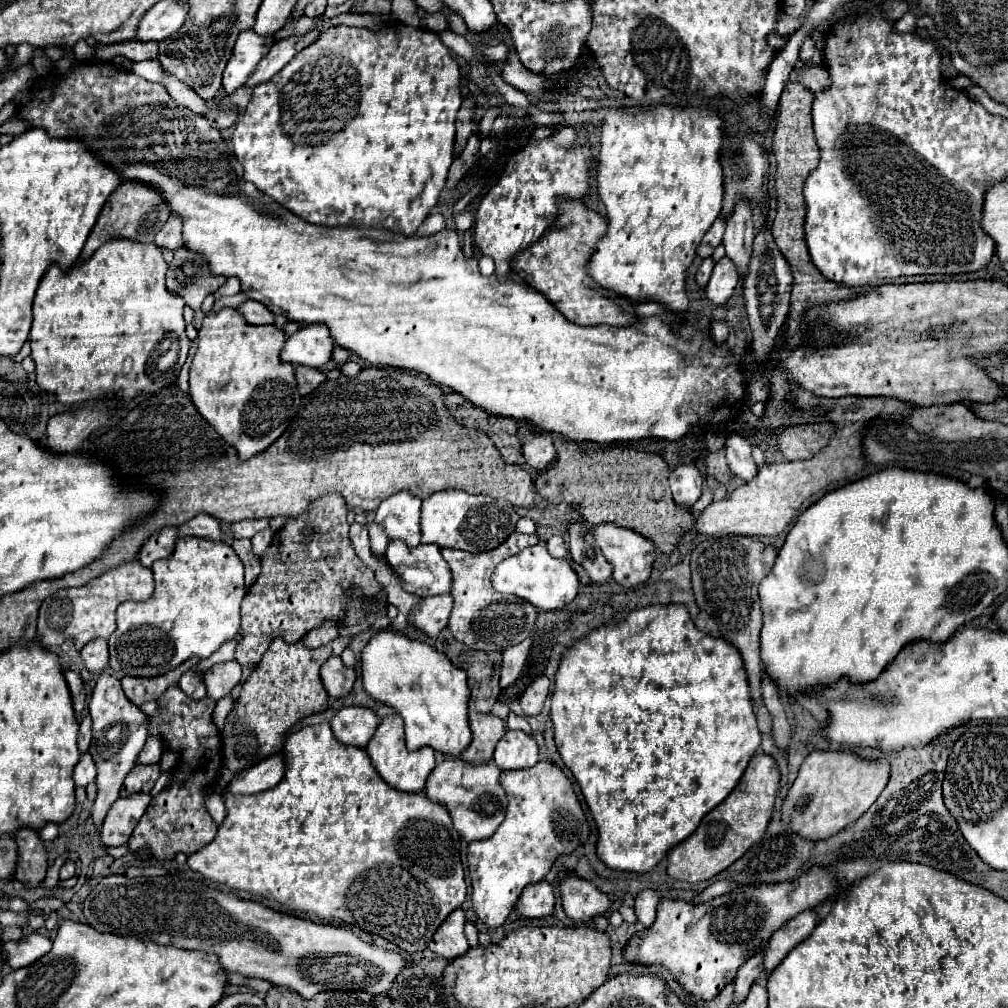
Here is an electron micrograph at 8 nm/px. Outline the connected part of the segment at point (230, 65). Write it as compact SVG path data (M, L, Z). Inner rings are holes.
M251 29L243 31L237 37L231 59L227 61L227 67L223 71L223 89L227 93L233 93L235 89L239 89L247 81L247 77L253 73L261 57L269 52L274 42L274 38L259 37Z

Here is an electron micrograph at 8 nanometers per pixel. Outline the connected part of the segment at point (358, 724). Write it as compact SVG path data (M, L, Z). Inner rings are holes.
M345 707L331 719L331 731L343 745L355 745L363 749L375 733L379 717L365 707Z

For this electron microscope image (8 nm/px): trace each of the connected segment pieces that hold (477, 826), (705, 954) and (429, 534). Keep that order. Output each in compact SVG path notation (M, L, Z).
M443 757L427 779L425 795L449 811L453 829L465 841L485 839L491 837L495 829L501 825L507 809L507 797L499 785L499 773L501 769L493 761L481 765L469 765L459 759Z
M815 869L811 875L801 875L801 877L797 877L797 881L793 881L789 885L745 887L743 891L727 893L723 897L717 897L717 899L713 899L709 903L701 903L701 905L663 899L657 907L655 923L649 929L645 929L629 939L629 943L623 949L623 959L627 963L661 965L677 979L677 983L683 987L685 993L689 993L695 999L709 1001L727 983L731 983L735 979L737 969L743 965L743 959L747 961L753 953L757 953L759 949L763 951L767 947L767 941L773 935L773 931L777 931L785 921L799 915L801 911L817 907L835 889L837 889L837 881L833 881L833 877L829 877L829 873L821 873L821 869Z
M441 491L435 493L427 499L423 499L421 507L421 543L437 543L439 547L453 547L461 551L471 551L471 553L481 553L481 551L491 551L497 545L501 545L513 531L519 515L511 503L505 501L505 507L499 505L495 499L485 497L485 495L469 495L465 491Z

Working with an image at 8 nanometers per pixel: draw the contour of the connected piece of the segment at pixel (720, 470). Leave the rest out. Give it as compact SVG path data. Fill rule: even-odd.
M717 451L717 453L709 453L707 455L707 475L717 477L719 481L727 483L729 477L729 469L727 469L727 461L725 461L725 451Z

